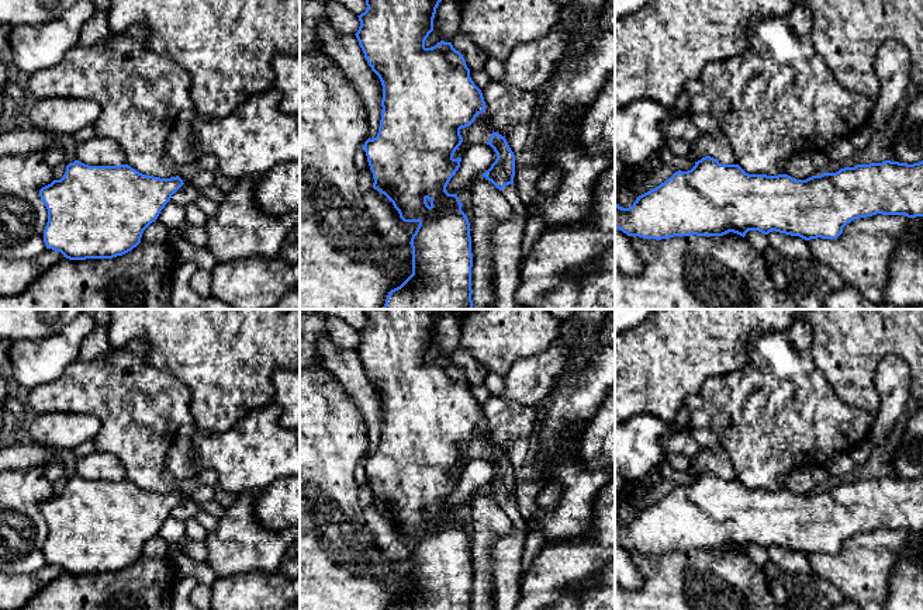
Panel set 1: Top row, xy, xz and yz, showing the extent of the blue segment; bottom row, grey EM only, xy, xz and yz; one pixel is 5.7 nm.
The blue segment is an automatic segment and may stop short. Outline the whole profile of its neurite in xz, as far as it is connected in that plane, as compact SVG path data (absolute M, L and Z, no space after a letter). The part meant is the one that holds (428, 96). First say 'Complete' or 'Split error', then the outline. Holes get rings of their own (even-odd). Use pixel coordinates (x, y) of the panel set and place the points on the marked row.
Complete. M366 0L366 11L357 15L360 27L355 35L383 86L378 134L363 145L374 179L373 188L393 202L404 222L419 223L409 242L412 274L388 292L383 309L473 309L470 223L462 211L463 204L457 194L449 194L446 187L462 162L462 157L453 157L463 142L460 129L470 126L476 117L485 111L485 101L470 77L463 55L452 42L440 41L432 48L425 46L426 38L433 31L433 18L440 1Z

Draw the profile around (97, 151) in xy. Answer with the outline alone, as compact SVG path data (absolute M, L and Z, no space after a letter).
M94 136L77 145L76 157L89 166L125 164L125 153L121 146L108 138Z

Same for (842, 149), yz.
M841 138L832 142L826 149L829 162L843 162L854 156L855 146L853 139Z

